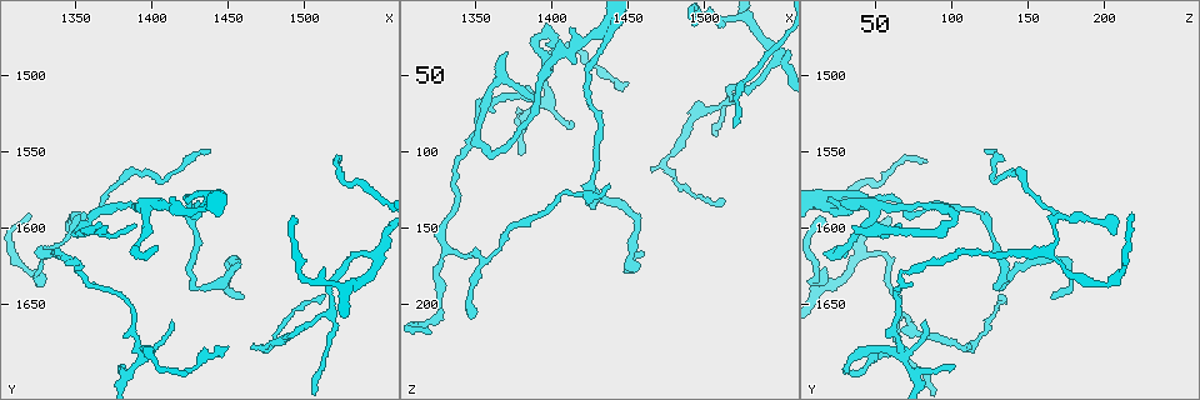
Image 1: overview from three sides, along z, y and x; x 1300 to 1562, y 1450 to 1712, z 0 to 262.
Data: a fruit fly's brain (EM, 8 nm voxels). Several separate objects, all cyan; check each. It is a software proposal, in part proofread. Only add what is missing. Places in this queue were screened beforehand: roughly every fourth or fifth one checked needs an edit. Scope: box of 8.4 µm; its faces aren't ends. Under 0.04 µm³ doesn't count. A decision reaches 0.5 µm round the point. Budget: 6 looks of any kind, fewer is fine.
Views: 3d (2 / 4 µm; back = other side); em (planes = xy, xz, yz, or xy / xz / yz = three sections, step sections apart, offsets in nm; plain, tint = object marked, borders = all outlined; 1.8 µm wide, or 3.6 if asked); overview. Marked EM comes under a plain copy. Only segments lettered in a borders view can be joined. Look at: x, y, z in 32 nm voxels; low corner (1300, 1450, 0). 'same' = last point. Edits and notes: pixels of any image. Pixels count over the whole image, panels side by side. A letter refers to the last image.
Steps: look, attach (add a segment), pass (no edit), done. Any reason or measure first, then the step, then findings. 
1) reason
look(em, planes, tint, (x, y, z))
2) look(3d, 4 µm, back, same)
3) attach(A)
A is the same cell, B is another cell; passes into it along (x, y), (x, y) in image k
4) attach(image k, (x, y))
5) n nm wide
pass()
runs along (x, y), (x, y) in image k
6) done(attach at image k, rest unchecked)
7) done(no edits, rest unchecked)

thin end
look(em, planes, tint, (1398, 1616, 32))

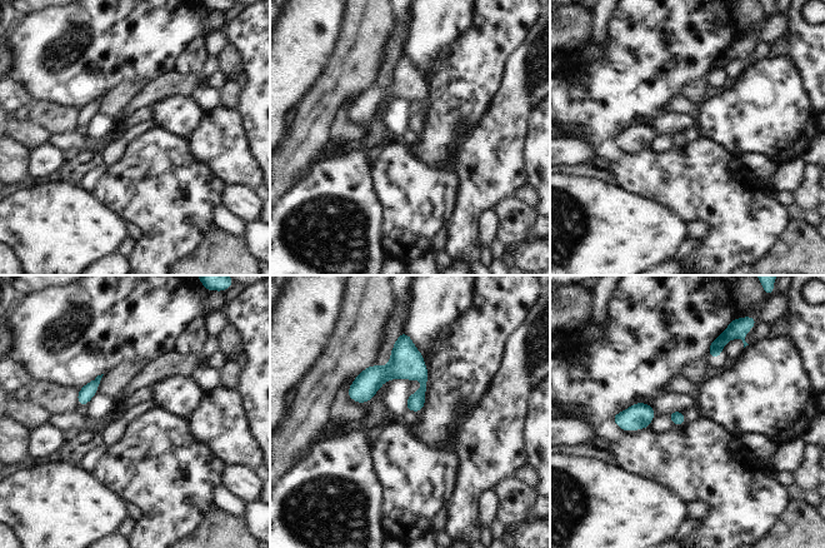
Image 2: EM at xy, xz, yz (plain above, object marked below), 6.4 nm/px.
what lies round it
look(em, planes, borders, same)

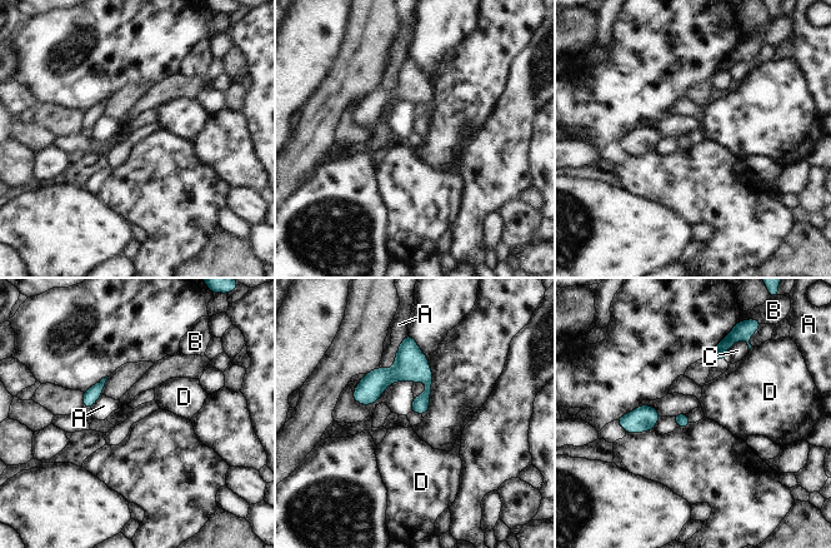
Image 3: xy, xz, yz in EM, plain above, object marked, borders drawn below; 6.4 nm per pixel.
90 nm wide
pass()
A, B, C and D are other cells; border along (408, 333), (395, 363), (380, 368) in image 3; no lettered segment goes on from it

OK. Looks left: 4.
abrupt turn
look(em, planes, tint, (1358, 1596, 100))

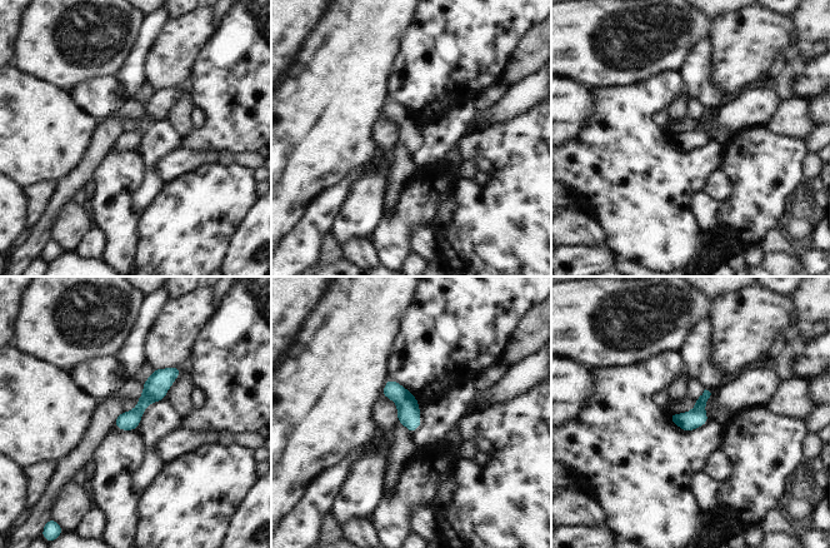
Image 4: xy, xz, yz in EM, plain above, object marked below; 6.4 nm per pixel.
look(em, planes, borders, same)

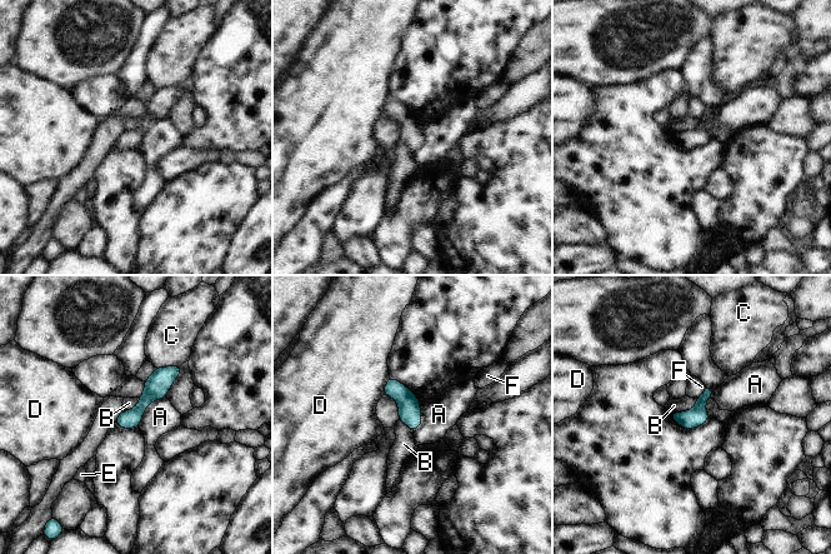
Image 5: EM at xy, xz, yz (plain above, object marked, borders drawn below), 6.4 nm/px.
pass()
A, B, C, D, E and F are other cells; none of them fits

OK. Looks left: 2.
an open end
look(3d, 4 µm, (1510, 1642, 132))

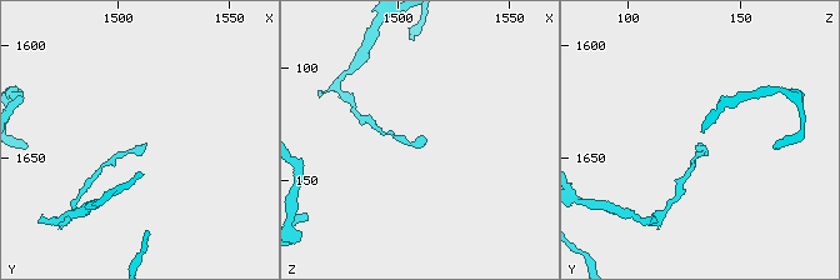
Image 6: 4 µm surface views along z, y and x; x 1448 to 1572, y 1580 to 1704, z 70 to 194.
look(em, yz, step 16, borders, (1511, 1643, 130))

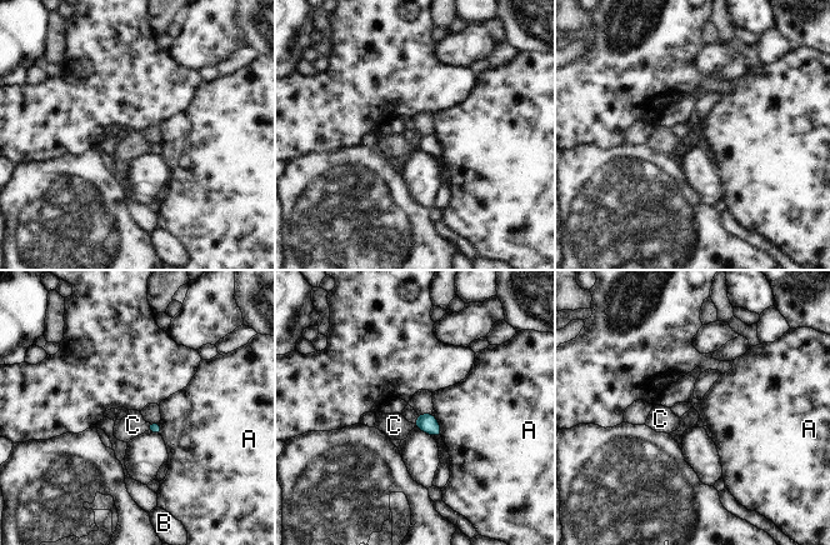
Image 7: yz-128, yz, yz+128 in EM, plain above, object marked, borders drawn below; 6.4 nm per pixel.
A touches over 170 nm
pass()
A, B and C are other cells; border along (149, 423), (146, 430) in image 7; none of them fits

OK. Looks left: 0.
done(no edits, rest unchecked)

